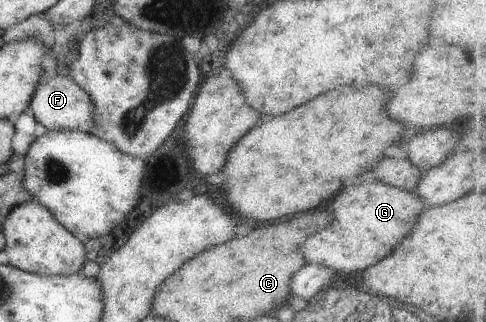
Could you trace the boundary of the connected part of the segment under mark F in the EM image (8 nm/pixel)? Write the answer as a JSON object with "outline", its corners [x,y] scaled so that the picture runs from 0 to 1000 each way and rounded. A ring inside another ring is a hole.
{"outline":[[[88,224],[58,332],[68,345],[70,370],[86,407],[138,401],[179,410],[193,394],[193,323],[185,298],[136,236],[99,236]]]}

